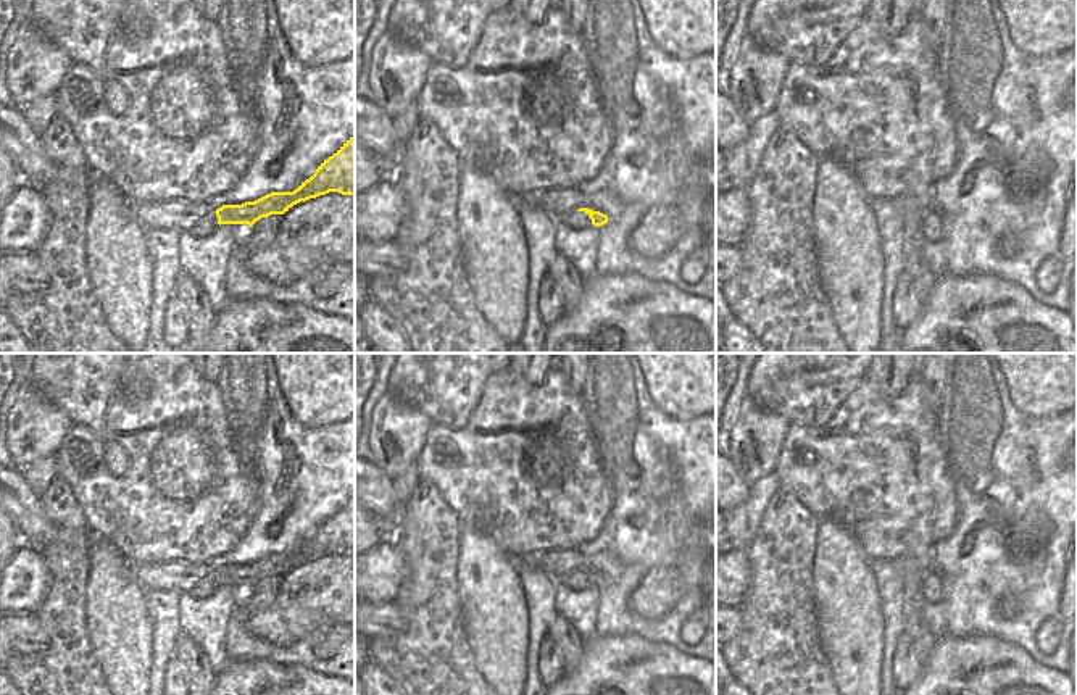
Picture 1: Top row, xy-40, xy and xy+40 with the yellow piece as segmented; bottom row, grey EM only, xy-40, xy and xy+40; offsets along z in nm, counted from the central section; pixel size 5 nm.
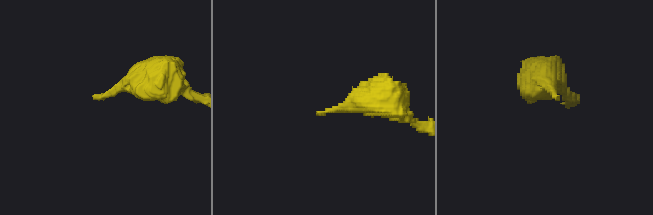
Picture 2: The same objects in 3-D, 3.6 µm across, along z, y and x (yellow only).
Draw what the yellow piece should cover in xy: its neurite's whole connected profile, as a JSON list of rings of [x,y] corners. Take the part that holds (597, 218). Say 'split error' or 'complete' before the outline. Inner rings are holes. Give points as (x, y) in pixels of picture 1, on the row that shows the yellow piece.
split error; [[[551,189],[548,192],[535,192],[532,195],[516,198],[516,202],[542,211],[556,224],[563,224],[563,216],[571,214],[576,210],[584,211],[597,227],[606,224],[608,216],[600,211],[584,208],[580,203],[580,197],[582,194],[579,189]]]

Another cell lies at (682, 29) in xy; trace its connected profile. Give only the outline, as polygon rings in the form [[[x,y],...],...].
[[[638,0],[653,44],[674,60],[716,50],[716,0]]]

